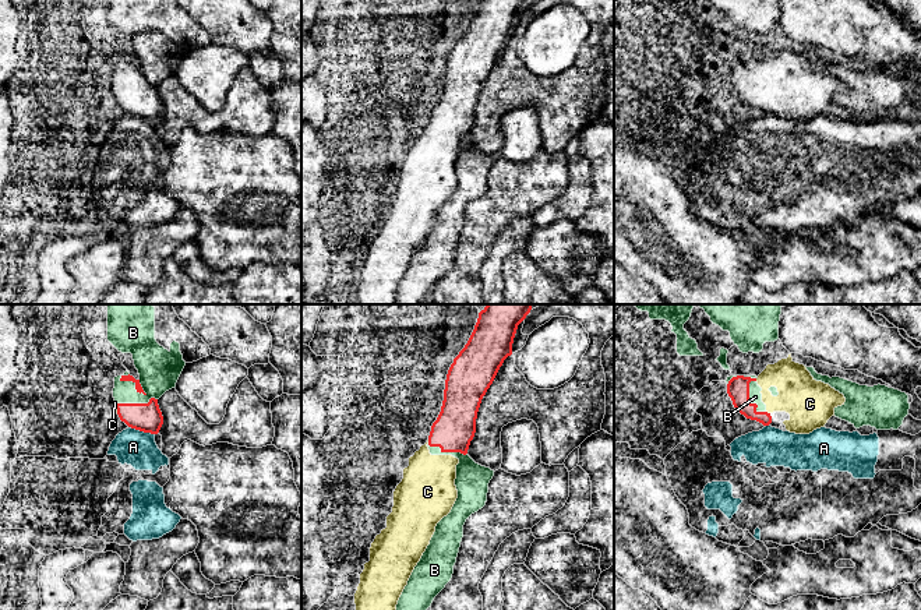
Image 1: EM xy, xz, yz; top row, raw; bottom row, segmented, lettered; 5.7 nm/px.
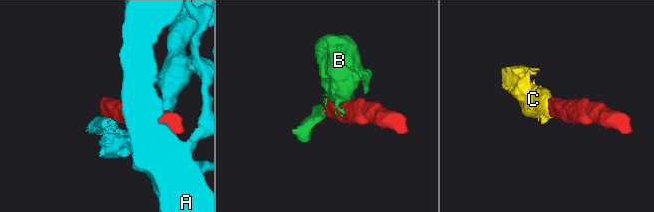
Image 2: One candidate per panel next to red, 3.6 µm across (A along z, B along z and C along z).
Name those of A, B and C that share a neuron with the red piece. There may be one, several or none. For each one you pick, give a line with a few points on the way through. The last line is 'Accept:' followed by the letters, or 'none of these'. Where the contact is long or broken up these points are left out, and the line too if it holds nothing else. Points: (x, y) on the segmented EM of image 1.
Accept: C

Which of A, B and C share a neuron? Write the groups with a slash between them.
A / B / C

